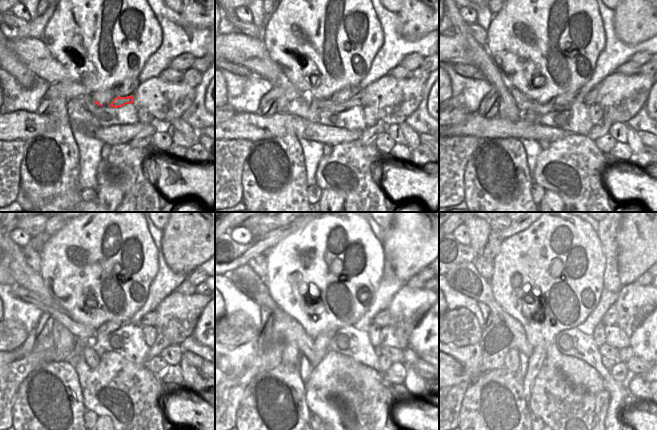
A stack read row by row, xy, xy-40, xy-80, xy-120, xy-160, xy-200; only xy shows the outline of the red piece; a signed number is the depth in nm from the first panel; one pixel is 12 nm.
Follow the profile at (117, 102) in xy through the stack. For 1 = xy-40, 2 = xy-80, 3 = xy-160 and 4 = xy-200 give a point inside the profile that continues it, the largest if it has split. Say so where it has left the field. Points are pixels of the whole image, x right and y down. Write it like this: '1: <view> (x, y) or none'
1: xy-40 (356, 100)
2: xy-80 (525, 104)
3: xy-160 (382, 319)
4: xy-200 (611, 317)

